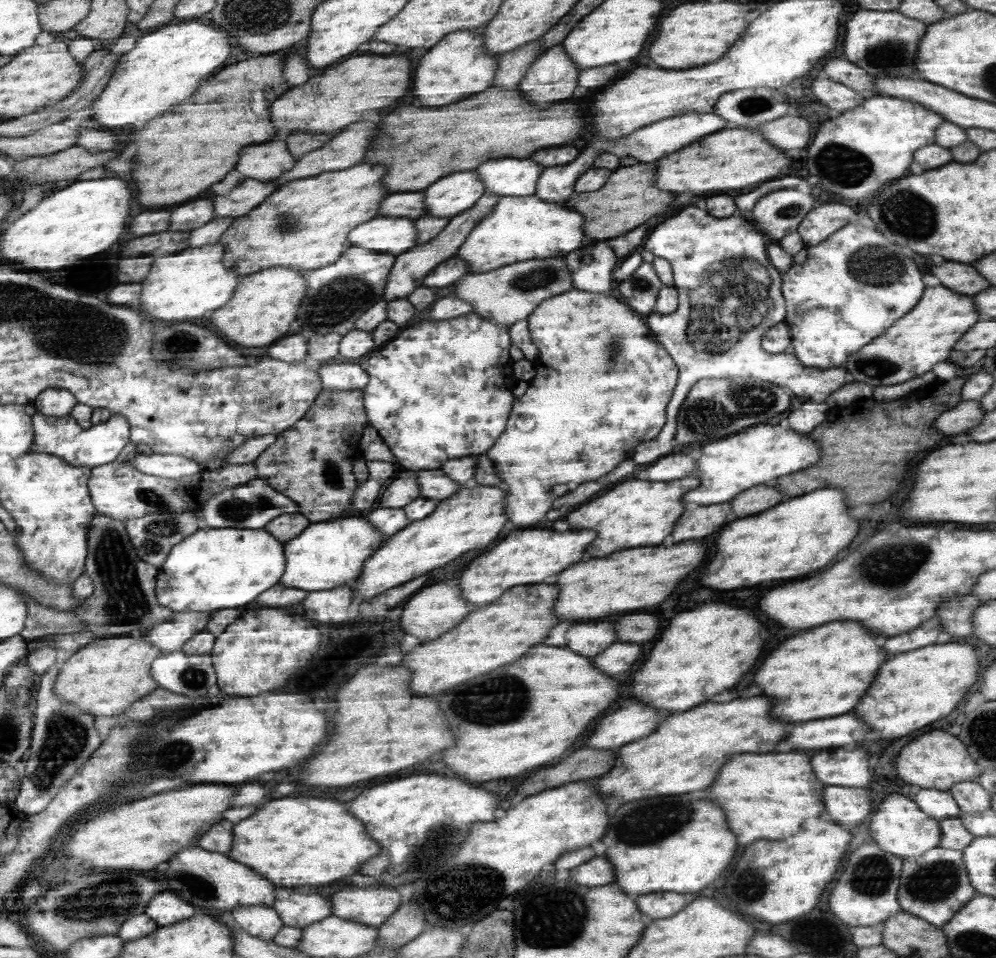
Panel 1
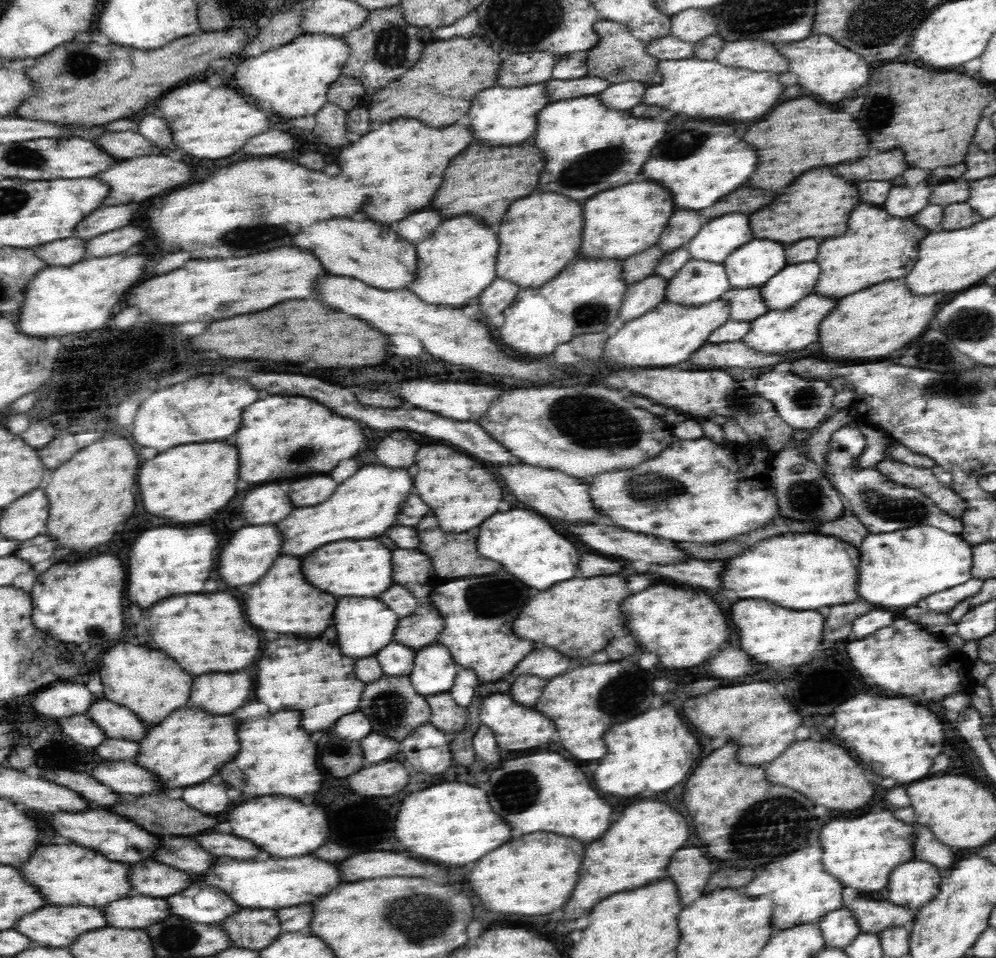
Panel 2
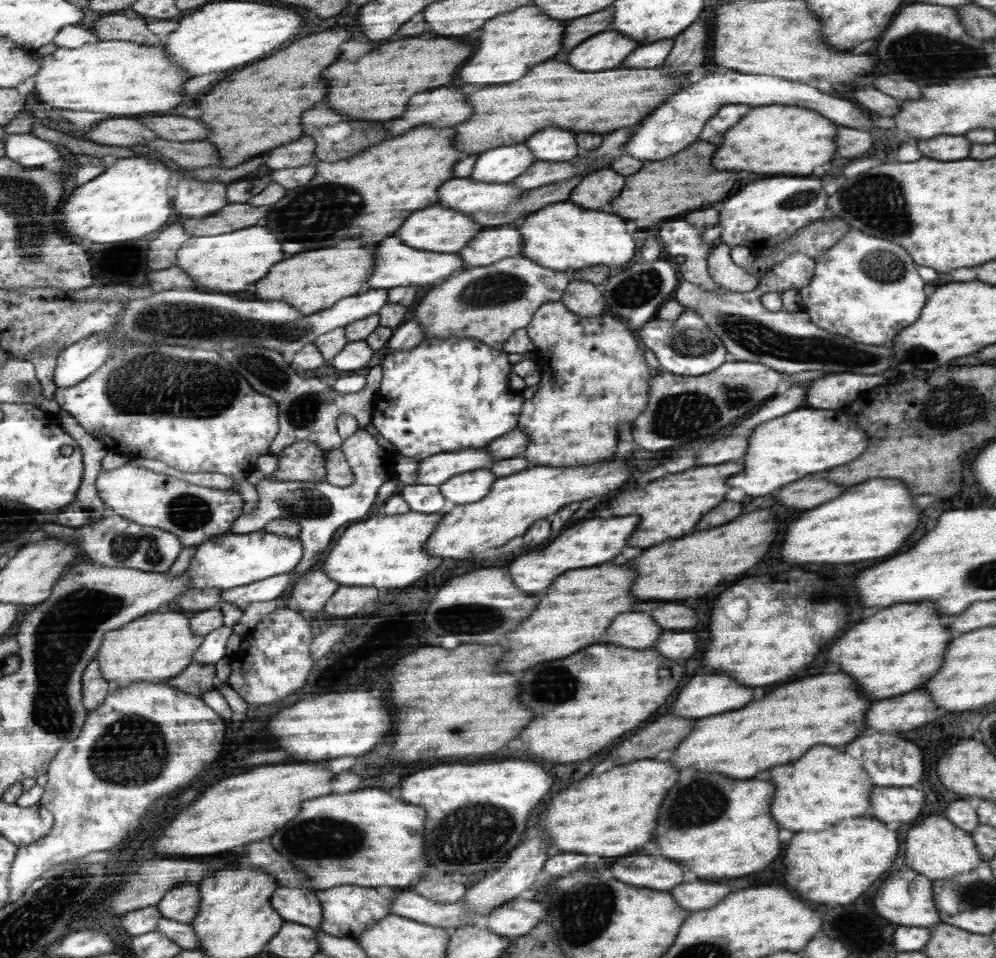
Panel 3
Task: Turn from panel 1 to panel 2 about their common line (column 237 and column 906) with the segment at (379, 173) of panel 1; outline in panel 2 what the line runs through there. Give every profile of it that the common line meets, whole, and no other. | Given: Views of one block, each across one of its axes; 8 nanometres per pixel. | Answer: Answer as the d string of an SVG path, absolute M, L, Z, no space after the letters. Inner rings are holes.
M860 204L850 212L848 230L846 234L824 240L818 248L816 262L820 266L820 278L815 282L816 295L827 298L842 298L871 288L878 282L890 282L890 280L903 278L906 272L912 268L914 258L917 258L918 240L926 236L929 231L920 228L911 220L904 218L892 218L886 214L886 210Z

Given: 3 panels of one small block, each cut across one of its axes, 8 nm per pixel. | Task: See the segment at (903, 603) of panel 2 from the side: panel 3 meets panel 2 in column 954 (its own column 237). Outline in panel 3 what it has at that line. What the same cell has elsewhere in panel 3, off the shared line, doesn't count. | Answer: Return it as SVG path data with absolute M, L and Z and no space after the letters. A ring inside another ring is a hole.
M264 529L250 534L229 531L198 545L186 572L191 576L192 589L226 590L293 572L303 558L303 542L299 537L280 536Z

